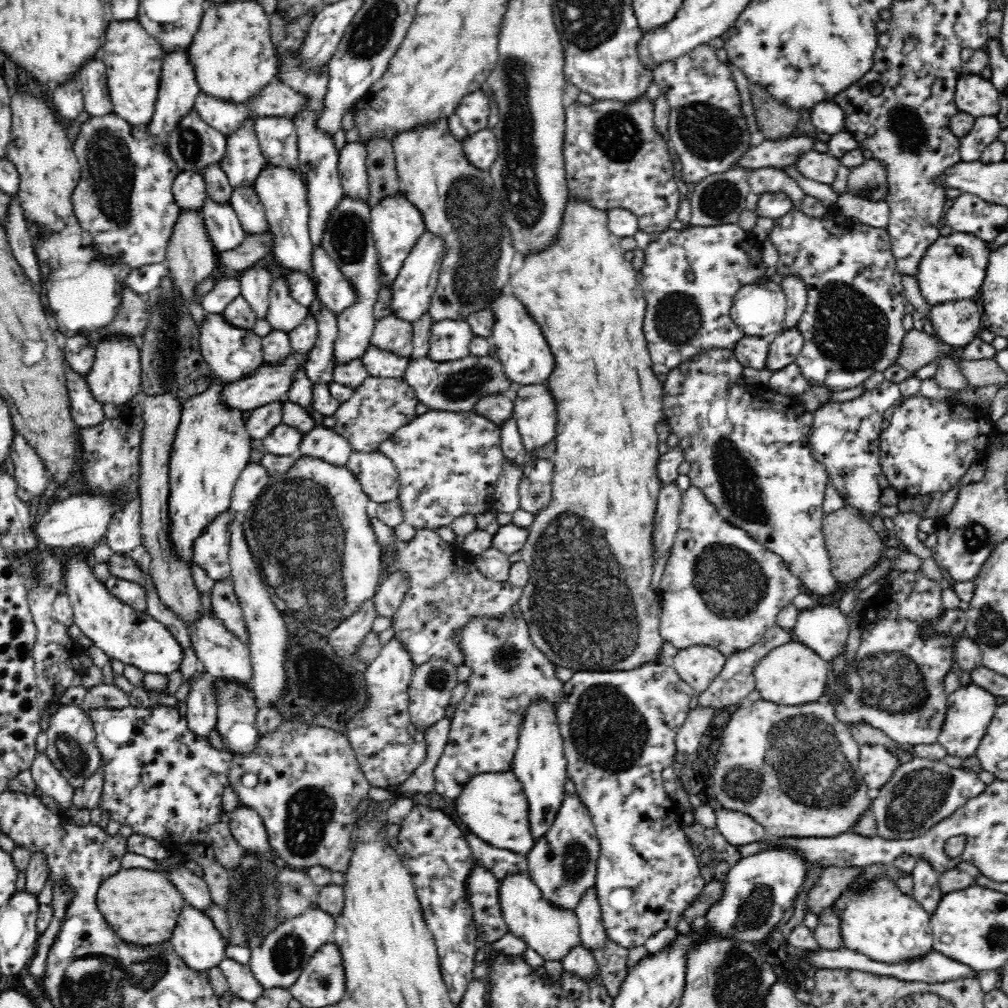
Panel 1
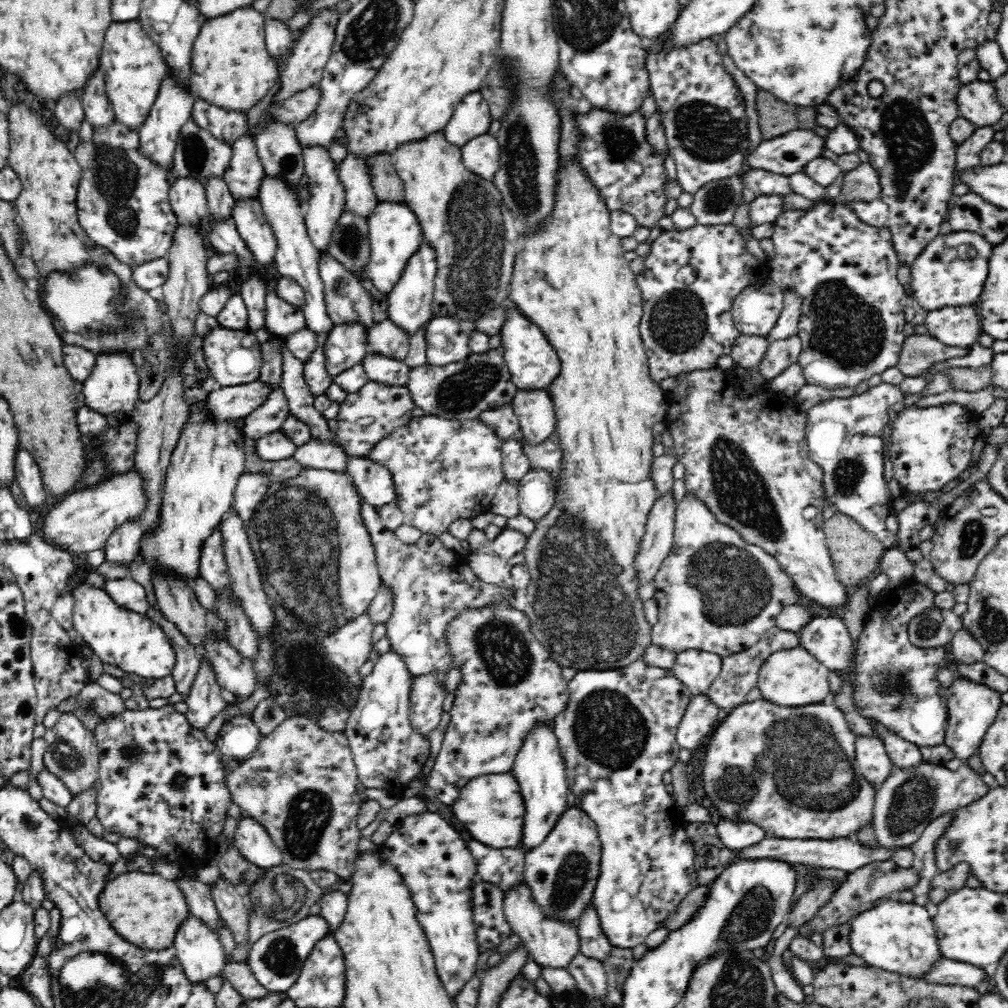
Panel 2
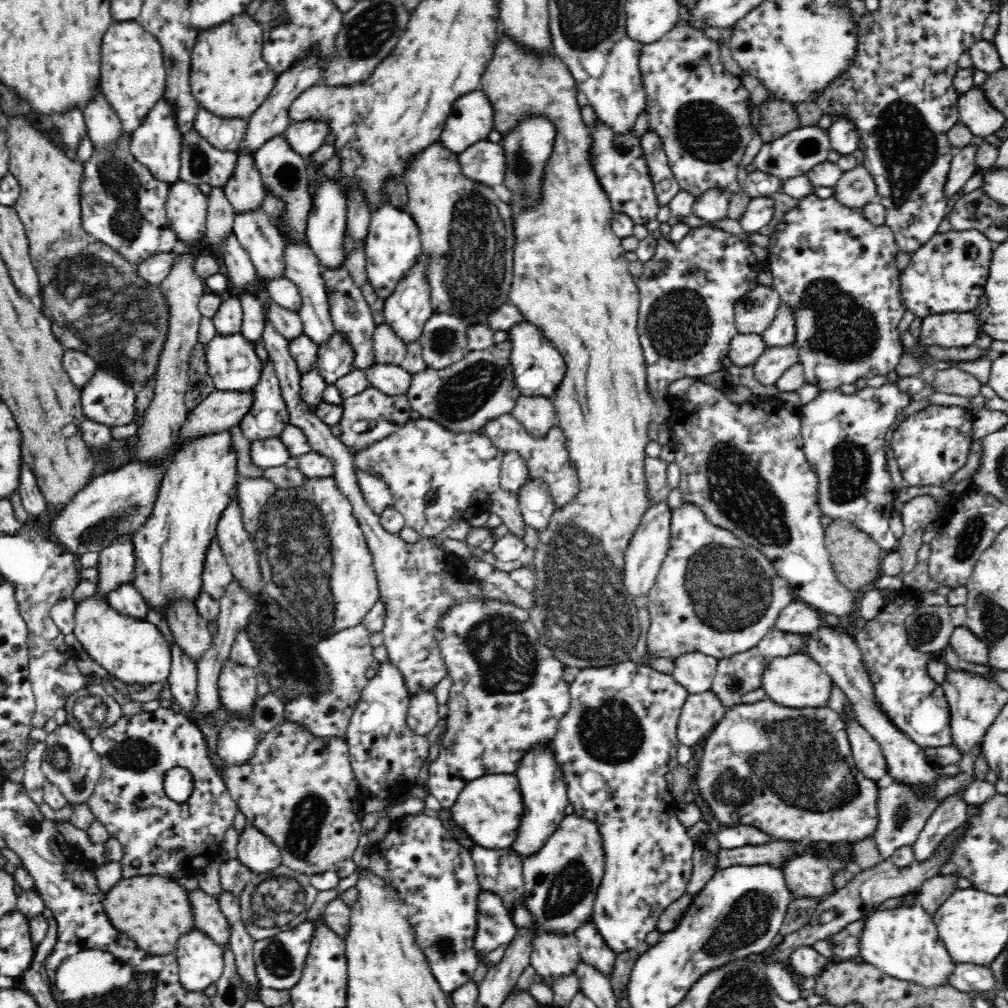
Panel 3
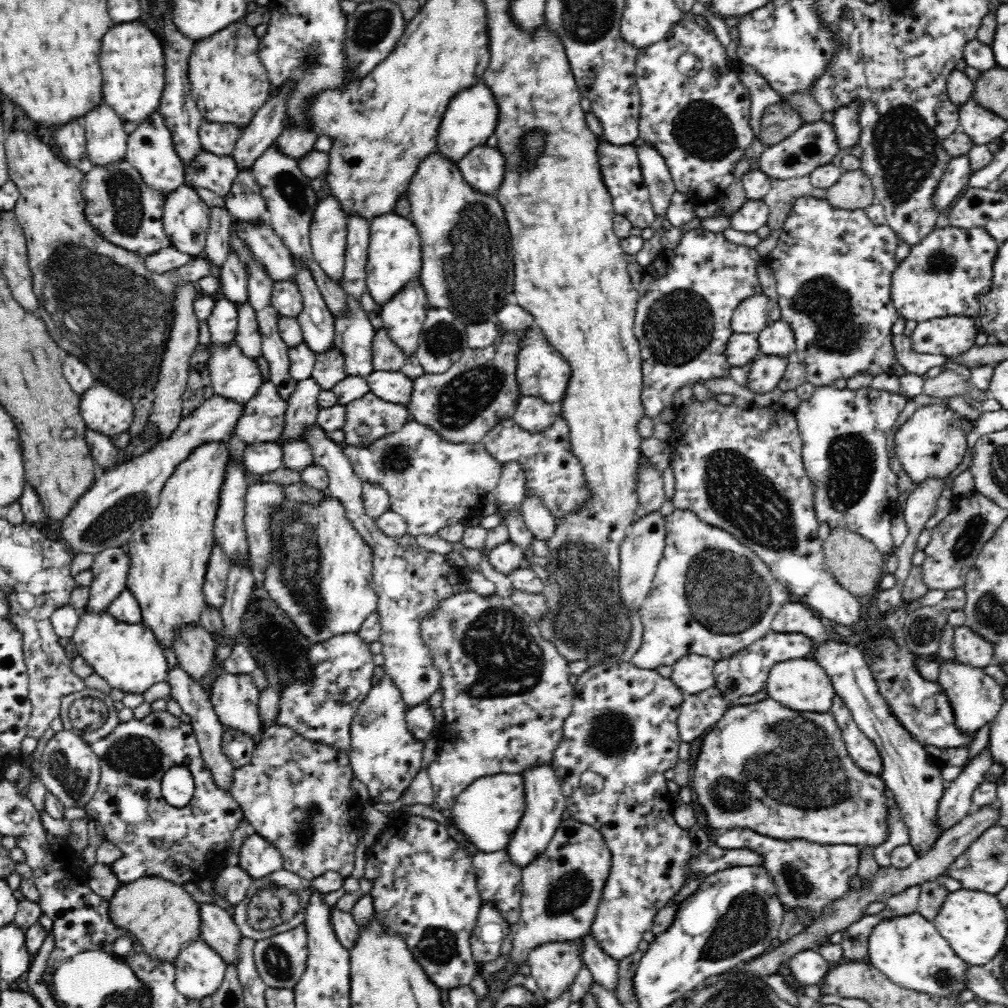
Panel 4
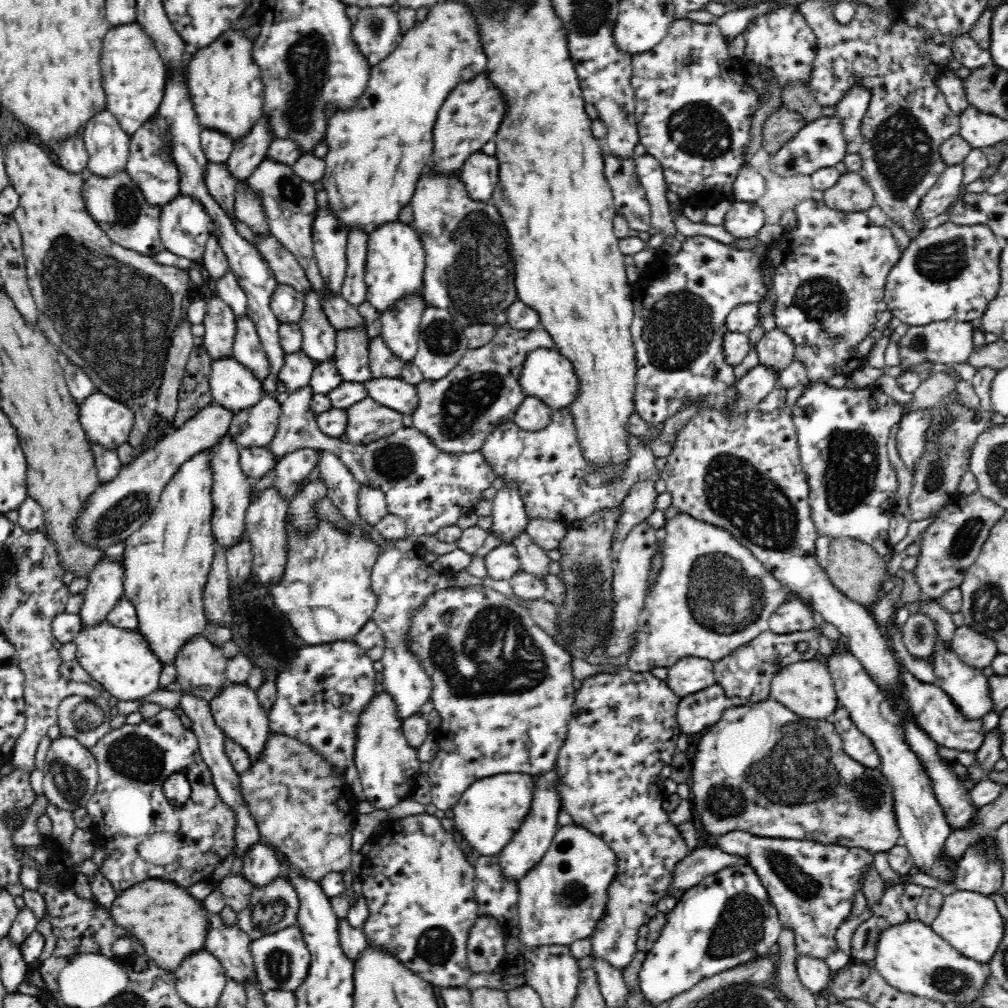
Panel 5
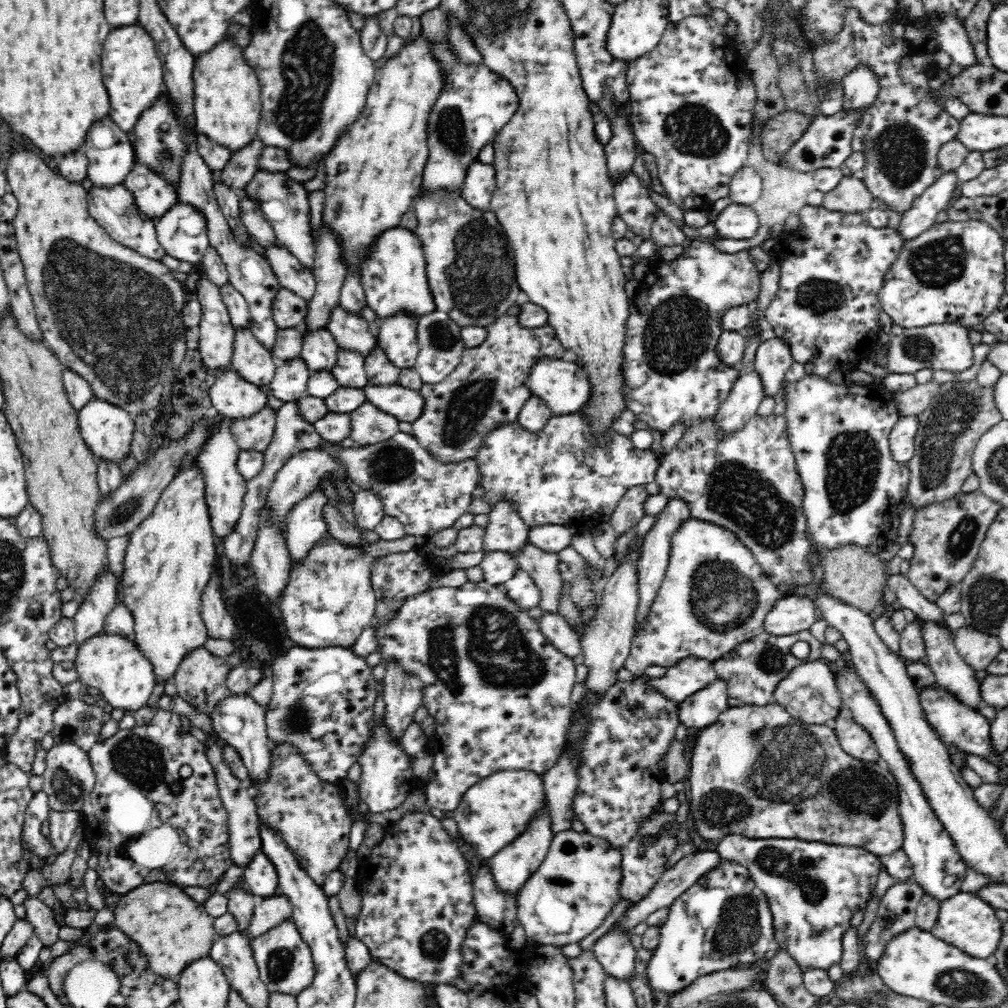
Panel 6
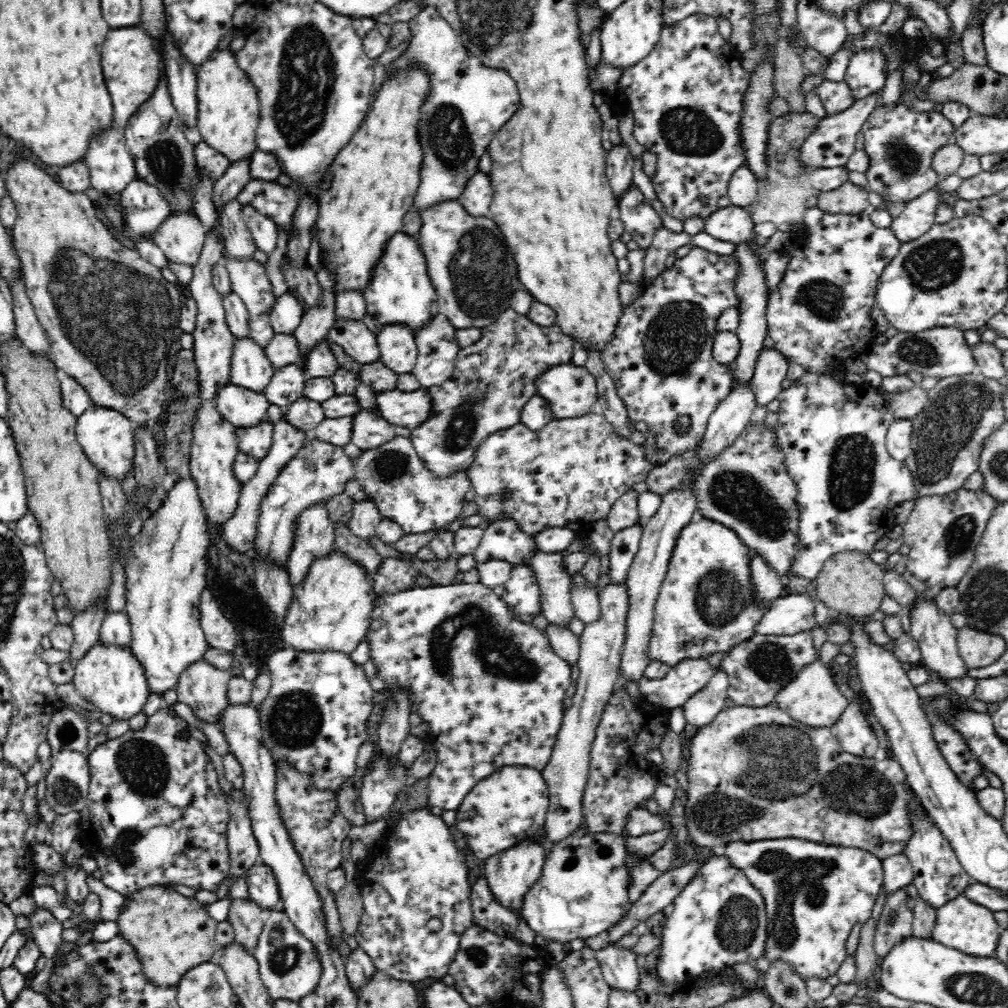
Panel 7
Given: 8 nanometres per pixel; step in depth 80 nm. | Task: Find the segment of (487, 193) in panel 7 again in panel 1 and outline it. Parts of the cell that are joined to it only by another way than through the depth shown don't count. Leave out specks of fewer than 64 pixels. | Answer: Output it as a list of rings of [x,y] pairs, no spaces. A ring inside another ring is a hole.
[[[484,129],[471,134],[466,140],[462,141],[465,158],[475,168],[483,172],[490,173],[492,164],[498,158],[498,144],[495,134]]]

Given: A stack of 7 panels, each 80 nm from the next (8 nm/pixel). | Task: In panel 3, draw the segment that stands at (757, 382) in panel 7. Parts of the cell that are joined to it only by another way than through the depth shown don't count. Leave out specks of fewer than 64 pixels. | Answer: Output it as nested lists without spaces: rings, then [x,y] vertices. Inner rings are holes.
[[[780,305],[775,319],[770,326],[762,332],[764,348],[776,348],[792,345],[795,342],[795,324],[792,309],[786,305]]]

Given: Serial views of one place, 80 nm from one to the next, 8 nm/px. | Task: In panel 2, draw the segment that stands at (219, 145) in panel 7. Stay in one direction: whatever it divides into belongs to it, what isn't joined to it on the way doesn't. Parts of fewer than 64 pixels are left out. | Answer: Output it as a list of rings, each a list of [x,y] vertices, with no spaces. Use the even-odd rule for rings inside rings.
[[[244,7],[227,15],[208,19],[193,42],[189,88],[194,100],[202,99],[218,108],[246,113],[258,104],[279,80],[279,66],[266,51],[265,31],[270,24],[261,12]]]

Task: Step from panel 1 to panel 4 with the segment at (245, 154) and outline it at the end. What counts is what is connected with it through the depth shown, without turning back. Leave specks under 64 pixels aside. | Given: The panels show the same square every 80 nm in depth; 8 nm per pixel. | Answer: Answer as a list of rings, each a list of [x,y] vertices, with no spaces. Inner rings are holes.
[[[239,172],[238,178],[232,184],[232,192],[227,195],[227,211],[237,219],[238,222],[262,224],[267,222],[267,204],[260,193],[259,185],[253,180],[252,172]]]

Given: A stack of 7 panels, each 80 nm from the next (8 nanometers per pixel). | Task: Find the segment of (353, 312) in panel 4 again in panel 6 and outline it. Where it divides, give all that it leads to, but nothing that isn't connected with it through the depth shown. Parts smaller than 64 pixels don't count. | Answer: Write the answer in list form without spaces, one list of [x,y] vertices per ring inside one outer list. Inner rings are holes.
[[[339,349],[336,366],[331,370],[338,386],[342,388],[364,388],[368,382],[364,371],[365,358],[354,351]]]

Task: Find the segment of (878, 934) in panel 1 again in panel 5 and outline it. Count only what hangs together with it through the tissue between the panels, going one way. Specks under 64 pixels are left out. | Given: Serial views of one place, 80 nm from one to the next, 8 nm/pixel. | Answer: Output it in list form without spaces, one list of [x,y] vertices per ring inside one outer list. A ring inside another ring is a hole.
[[[904,921],[884,929],[877,942],[876,956],[871,964],[900,992],[936,1000],[941,1003],[957,1002],[958,1006],[981,1007],[979,998],[988,985],[996,985],[991,972],[986,973],[986,962],[966,958],[938,936],[931,926],[920,921]]]

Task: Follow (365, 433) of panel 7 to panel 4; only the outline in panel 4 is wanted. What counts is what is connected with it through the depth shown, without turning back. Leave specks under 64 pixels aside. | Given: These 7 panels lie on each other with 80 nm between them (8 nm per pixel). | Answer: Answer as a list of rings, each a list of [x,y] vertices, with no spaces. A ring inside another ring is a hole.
[[[370,390],[362,398],[349,402],[345,407],[343,442],[352,446],[368,446],[375,440],[400,430],[408,421],[409,410],[406,405],[382,401]],[[360,427],[368,429],[369,432],[361,436],[357,432]]]

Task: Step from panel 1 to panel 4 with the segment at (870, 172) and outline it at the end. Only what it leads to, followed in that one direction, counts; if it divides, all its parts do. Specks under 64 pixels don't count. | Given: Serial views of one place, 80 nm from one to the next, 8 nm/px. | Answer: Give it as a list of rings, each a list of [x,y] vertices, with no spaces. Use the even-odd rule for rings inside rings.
[[[861,169],[843,171],[836,184],[825,191],[824,200],[840,210],[865,210],[874,204],[871,181]]]

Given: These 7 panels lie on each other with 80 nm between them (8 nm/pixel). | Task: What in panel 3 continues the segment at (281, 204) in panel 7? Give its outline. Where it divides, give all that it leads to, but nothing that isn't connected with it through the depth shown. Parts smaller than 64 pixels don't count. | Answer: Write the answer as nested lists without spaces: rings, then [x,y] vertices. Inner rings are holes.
[[[282,135],[268,140],[253,158],[255,159],[255,168],[263,181],[266,195],[272,195],[283,202],[281,216],[276,218],[276,226],[280,230],[280,234],[286,233],[286,237],[294,245],[308,243],[306,229],[314,193],[313,176],[307,168],[306,158],[294,153]]]

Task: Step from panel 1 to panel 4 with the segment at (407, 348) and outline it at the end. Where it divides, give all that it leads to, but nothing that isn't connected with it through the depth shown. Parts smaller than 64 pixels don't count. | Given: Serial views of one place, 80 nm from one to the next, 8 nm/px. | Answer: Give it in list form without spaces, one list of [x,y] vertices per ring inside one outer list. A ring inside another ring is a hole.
[[[386,329],[375,332],[372,342],[372,370],[398,372],[401,370],[407,356],[386,335]]]

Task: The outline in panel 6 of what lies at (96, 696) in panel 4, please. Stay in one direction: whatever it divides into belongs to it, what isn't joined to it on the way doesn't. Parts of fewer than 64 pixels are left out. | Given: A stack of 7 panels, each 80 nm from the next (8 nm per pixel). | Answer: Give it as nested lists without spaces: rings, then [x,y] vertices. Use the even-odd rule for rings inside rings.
[[[65,701],[53,714],[50,734],[54,745],[70,742],[88,752],[97,743],[103,715],[103,708],[96,704]]]

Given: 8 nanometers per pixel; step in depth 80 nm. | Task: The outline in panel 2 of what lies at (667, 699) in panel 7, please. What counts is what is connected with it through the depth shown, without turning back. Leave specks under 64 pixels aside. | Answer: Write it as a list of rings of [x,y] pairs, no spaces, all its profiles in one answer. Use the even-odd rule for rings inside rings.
[[[688,650],[676,656],[673,673],[693,695],[706,693],[719,675],[722,658],[702,650]]]

